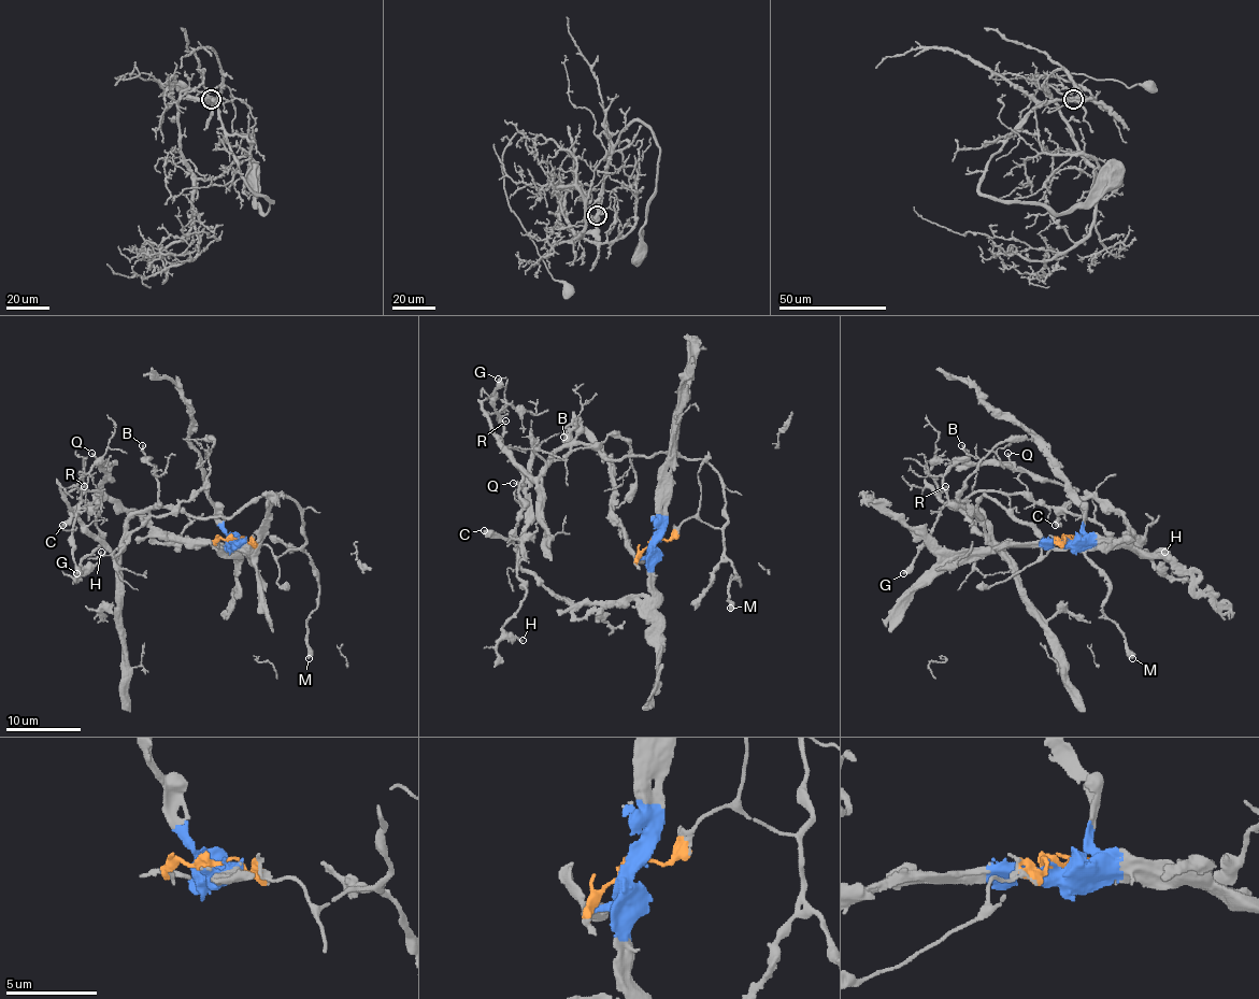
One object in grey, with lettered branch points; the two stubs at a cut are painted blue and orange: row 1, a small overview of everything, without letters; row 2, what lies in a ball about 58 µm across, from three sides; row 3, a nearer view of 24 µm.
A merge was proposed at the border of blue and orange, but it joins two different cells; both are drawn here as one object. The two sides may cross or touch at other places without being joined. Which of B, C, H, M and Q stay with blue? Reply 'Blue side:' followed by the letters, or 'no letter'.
Blue side: C, Q

